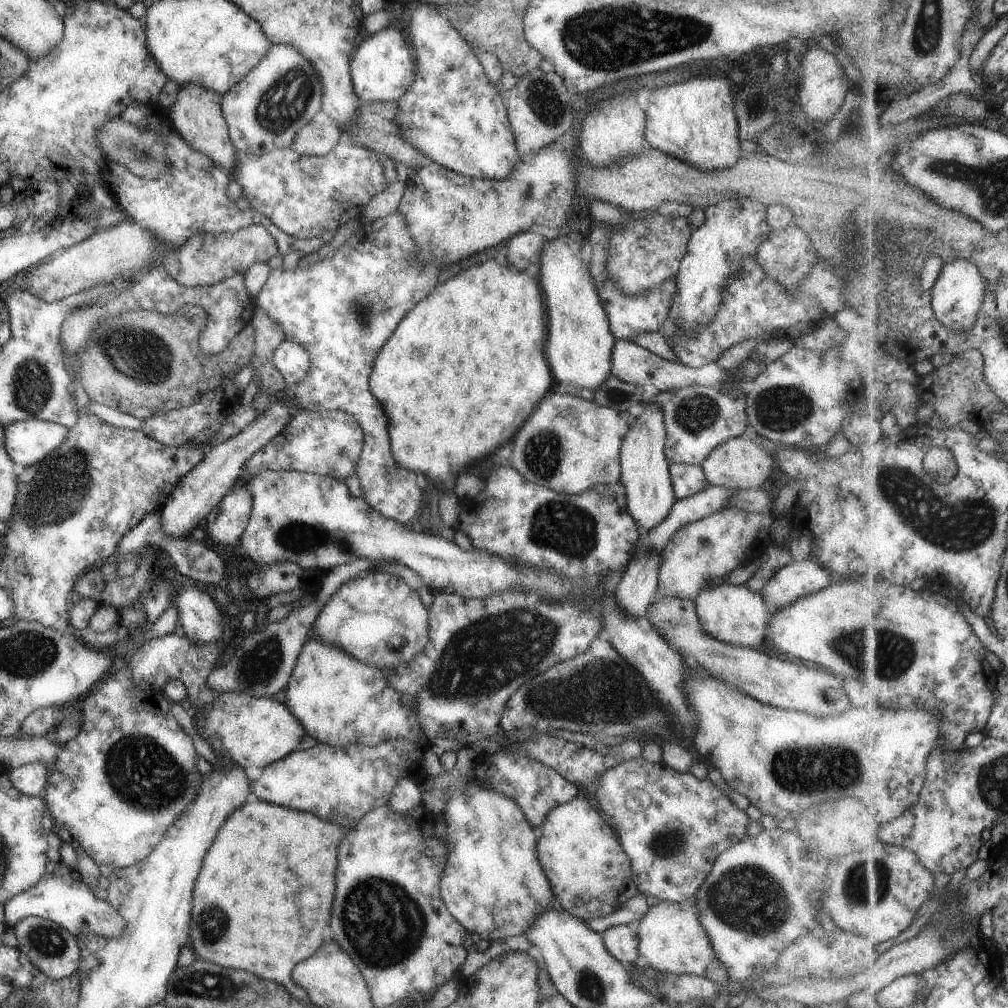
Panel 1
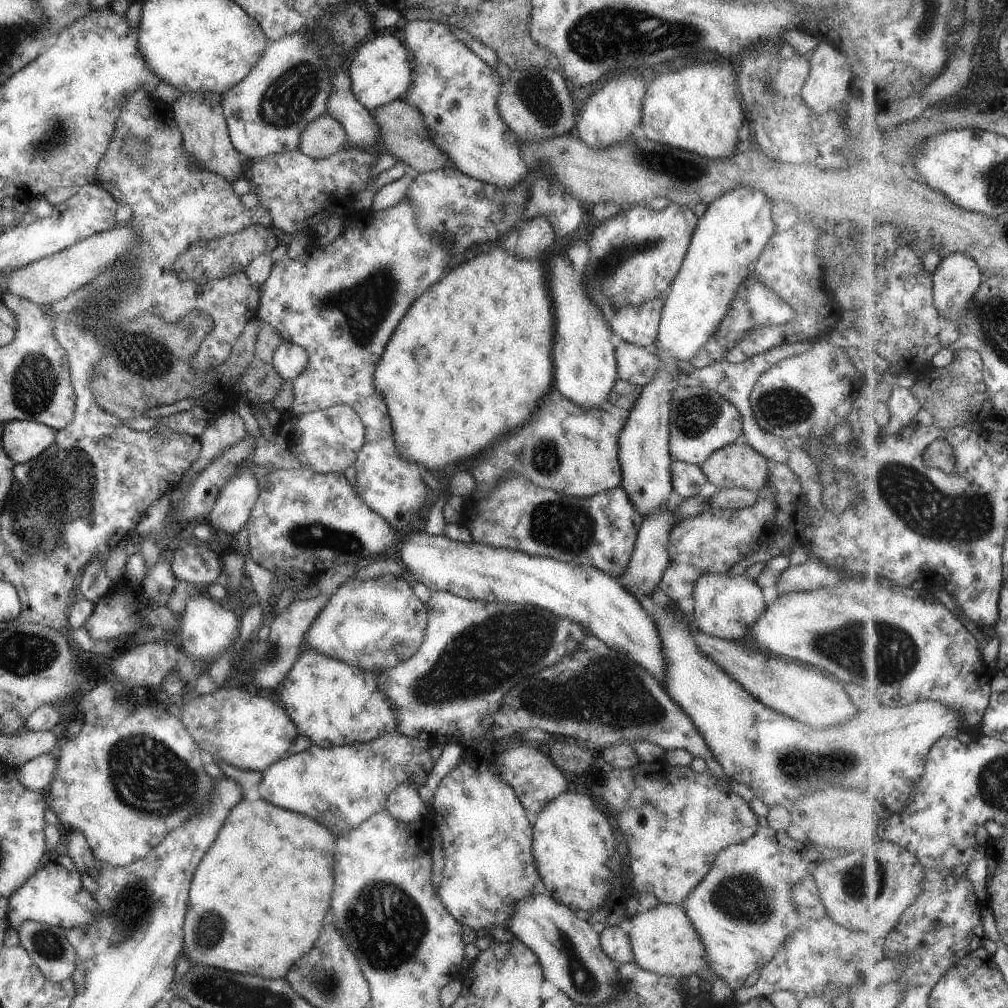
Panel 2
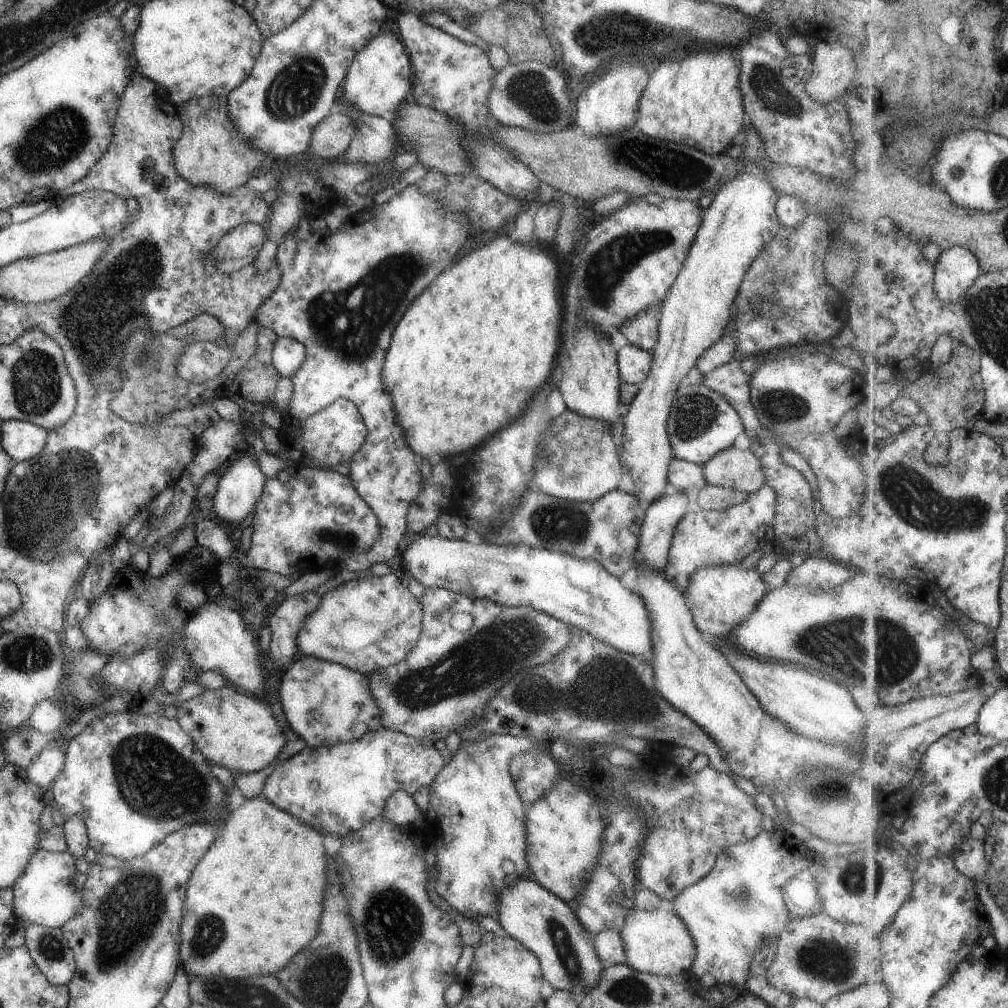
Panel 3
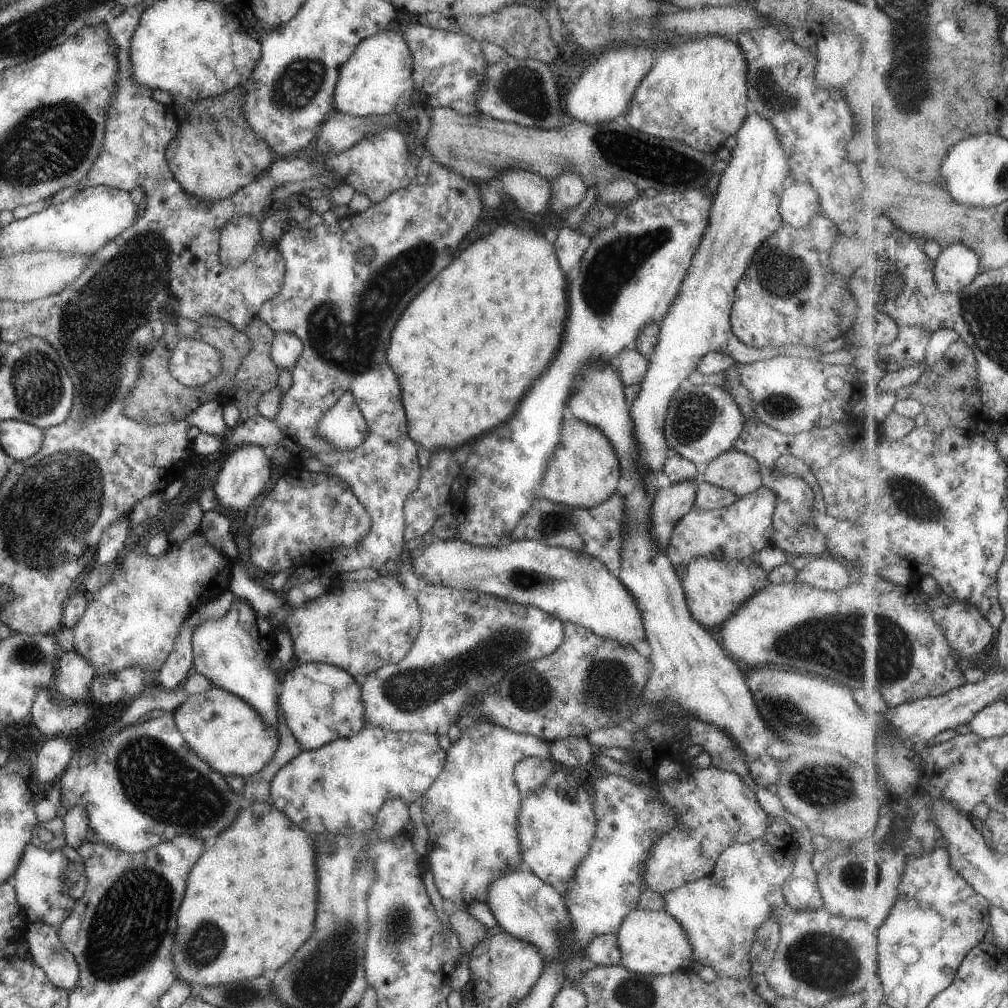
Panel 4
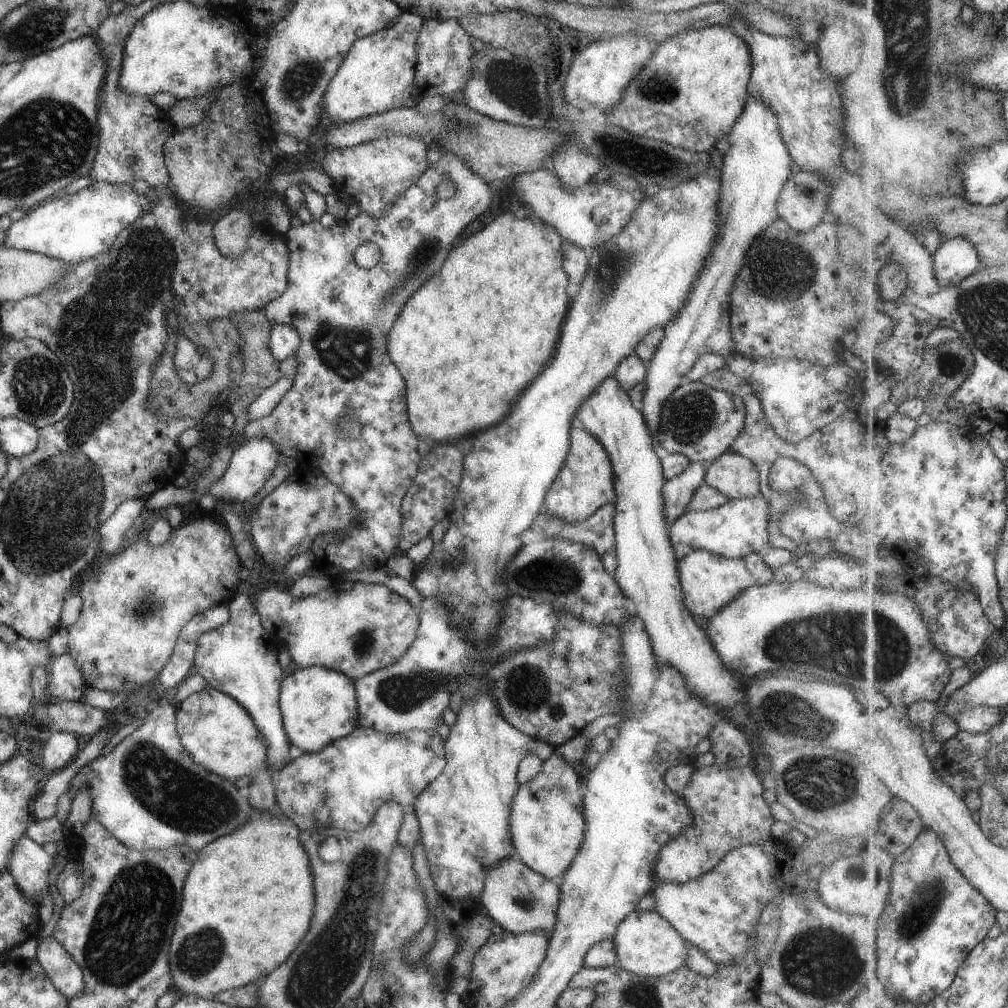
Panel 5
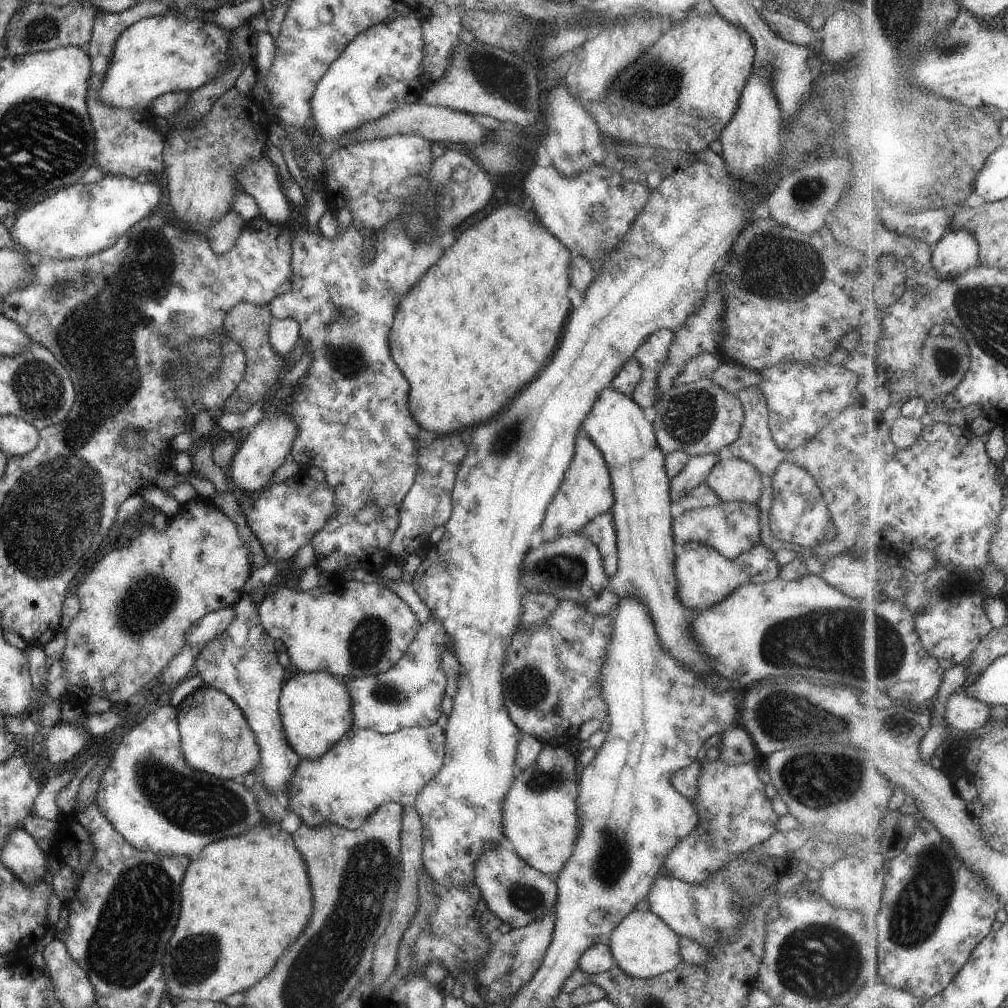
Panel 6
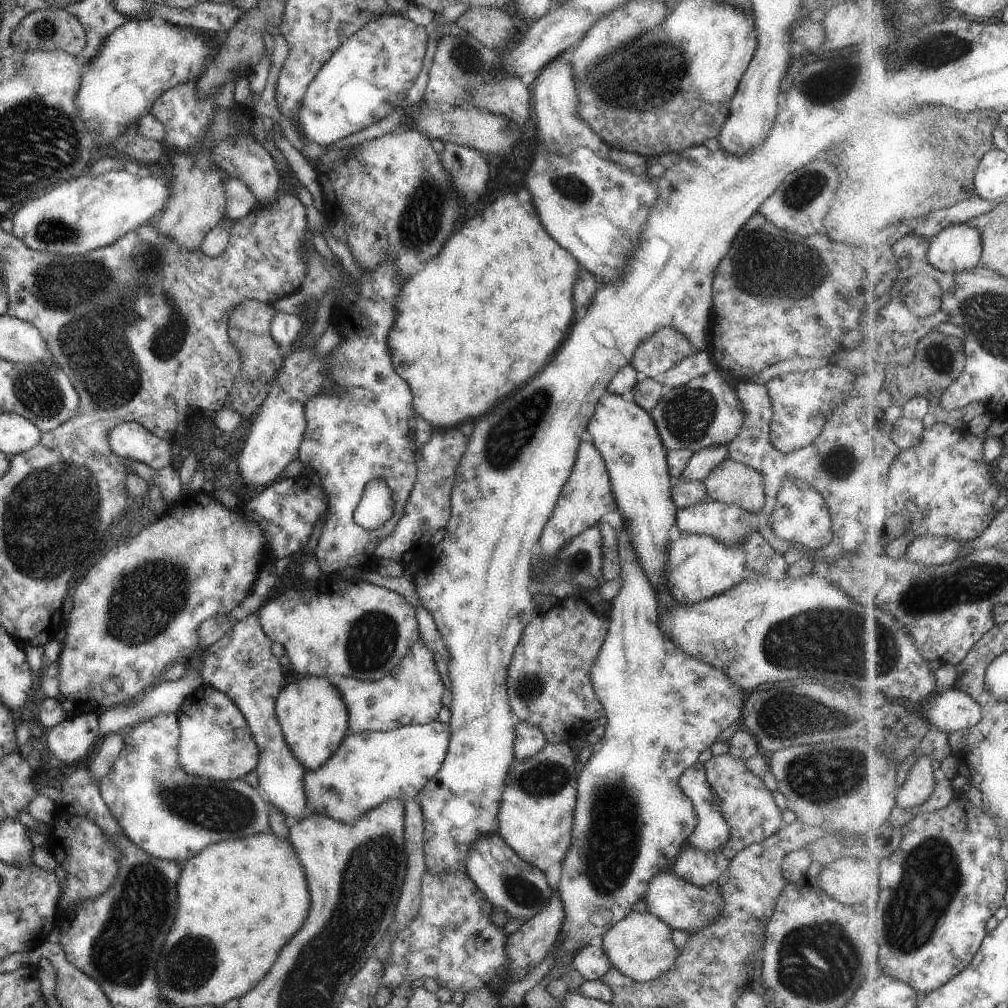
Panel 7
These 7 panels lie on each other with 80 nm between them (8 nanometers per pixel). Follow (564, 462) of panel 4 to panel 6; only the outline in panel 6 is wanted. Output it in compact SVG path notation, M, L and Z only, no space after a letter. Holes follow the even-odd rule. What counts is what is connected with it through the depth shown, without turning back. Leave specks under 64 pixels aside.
M580 432L573 443L571 460L563 473L563 478L561 478L557 490L547 503L544 517L540 522L543 537L547 540L554 539L559 535L562 536L565 533L579 532L581 530L580 526L590 521L591 518L609 511L613 501L606 462L595 445Z

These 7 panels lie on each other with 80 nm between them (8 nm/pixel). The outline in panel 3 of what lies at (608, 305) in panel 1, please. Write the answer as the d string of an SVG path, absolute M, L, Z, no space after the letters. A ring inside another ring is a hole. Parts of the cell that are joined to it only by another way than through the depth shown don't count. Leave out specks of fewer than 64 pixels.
M651 305L642 313L637 313L630 318L630 321L620 328L620 332L625 336L629 345L651 352L656 341L658 318L658 306Z

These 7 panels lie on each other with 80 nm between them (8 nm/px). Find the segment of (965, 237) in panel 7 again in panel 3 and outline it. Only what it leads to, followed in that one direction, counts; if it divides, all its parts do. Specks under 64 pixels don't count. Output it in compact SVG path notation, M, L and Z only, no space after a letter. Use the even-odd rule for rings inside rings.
M961 246L943 251L934 267L935 292L947 302L965 298L982 273L977 255Z

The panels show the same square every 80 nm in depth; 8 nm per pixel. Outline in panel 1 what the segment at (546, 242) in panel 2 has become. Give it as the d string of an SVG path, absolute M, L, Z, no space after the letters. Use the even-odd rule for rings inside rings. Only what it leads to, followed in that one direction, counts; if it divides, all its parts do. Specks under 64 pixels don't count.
M529 229L518 232L505 242L507 244L505 260L509 260L511 267L515 266L518 271L524 271L527 266L539 260L540 250L545 240L542 235L533 233Z

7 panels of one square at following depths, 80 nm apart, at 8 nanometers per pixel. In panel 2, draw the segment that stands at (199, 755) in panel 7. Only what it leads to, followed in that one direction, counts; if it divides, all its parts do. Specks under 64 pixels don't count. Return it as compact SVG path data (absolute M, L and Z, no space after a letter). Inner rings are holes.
M225 686L209 693L183 698L180 703L180 721L191 738L197 743L201 753L209 759L224 762L242 771L262 771L277 762L288 752L294 738L299 735L294 722L283 708L277 707L271 700L250 694L239 686Z

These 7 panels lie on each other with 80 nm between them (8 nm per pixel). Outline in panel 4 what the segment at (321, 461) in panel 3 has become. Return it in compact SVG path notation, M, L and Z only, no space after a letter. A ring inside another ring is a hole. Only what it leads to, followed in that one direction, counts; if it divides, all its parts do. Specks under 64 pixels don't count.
M344 393L315 424L317 436L335 450L356 448L365 439L366 431L366 423L350 393Z

